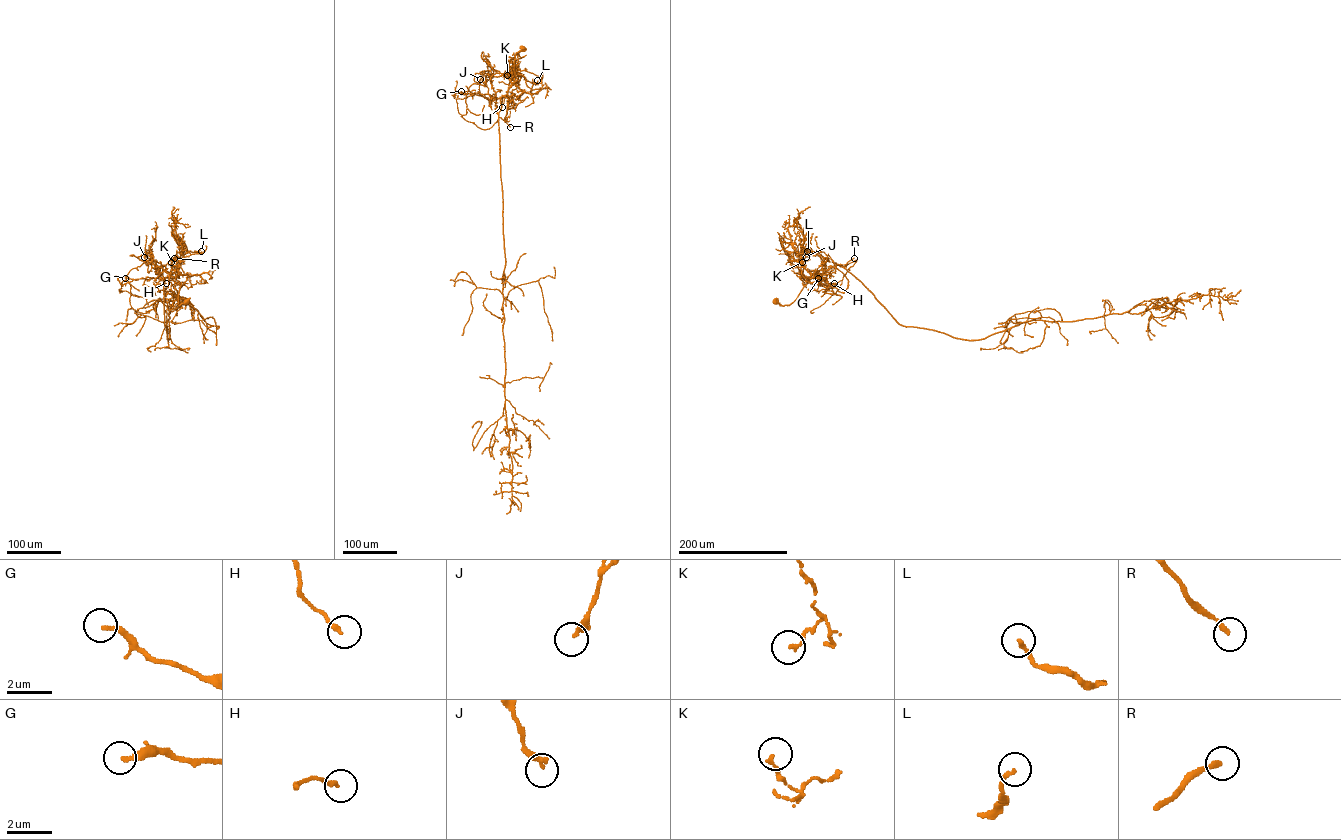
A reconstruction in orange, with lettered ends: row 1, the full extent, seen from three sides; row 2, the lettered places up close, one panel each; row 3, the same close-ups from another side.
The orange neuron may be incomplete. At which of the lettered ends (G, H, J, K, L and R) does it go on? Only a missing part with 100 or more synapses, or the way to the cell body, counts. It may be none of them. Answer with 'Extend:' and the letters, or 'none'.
Extend: R

